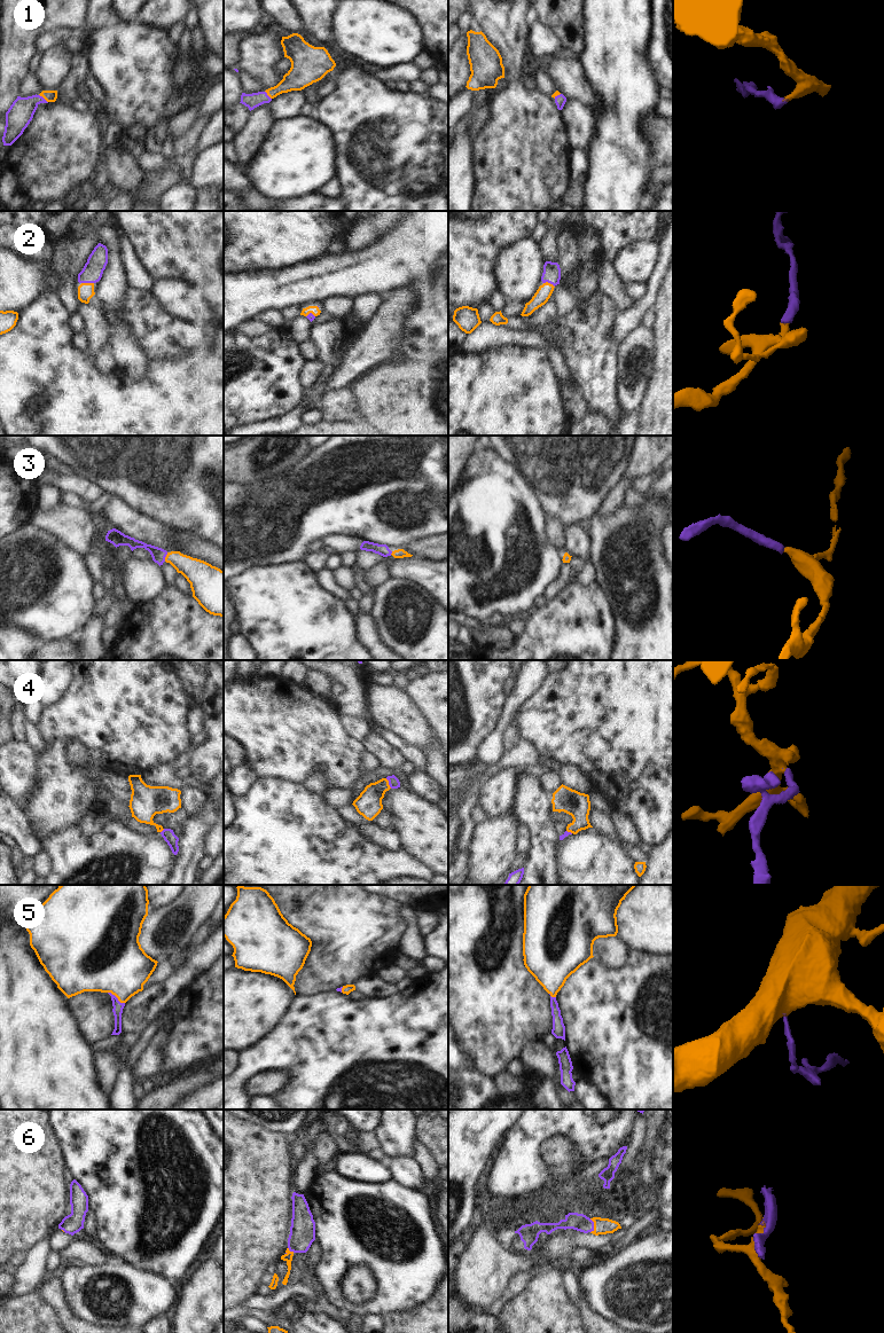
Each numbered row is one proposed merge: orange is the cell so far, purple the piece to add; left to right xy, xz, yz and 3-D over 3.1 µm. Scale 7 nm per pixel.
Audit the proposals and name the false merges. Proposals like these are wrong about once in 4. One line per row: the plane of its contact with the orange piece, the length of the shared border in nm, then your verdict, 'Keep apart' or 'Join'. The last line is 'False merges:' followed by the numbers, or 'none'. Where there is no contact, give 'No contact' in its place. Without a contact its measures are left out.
1: Touches orange in xy. Shared border 90 nm. Join
2: Touches orange in xy. Shared border 90 nm. Join
3: Touches orange in xy. Shared border 70 nm. Join
4: Touches orange in xz. Shared border 80 nm. Join
5: Touches orange in xy. Shared border 150 nm. Join
6: Touches orange in yz. Shared border 100 nm. Join
False merges: none.

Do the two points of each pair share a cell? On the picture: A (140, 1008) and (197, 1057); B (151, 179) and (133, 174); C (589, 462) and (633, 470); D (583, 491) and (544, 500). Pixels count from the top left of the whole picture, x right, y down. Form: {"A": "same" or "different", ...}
{"A": "different", "B": "different", "C": "different", "D": "same"}

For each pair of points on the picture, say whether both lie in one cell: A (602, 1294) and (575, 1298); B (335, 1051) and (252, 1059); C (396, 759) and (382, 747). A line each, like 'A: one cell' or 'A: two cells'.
A: two cells
B: one cell
C: one cell

